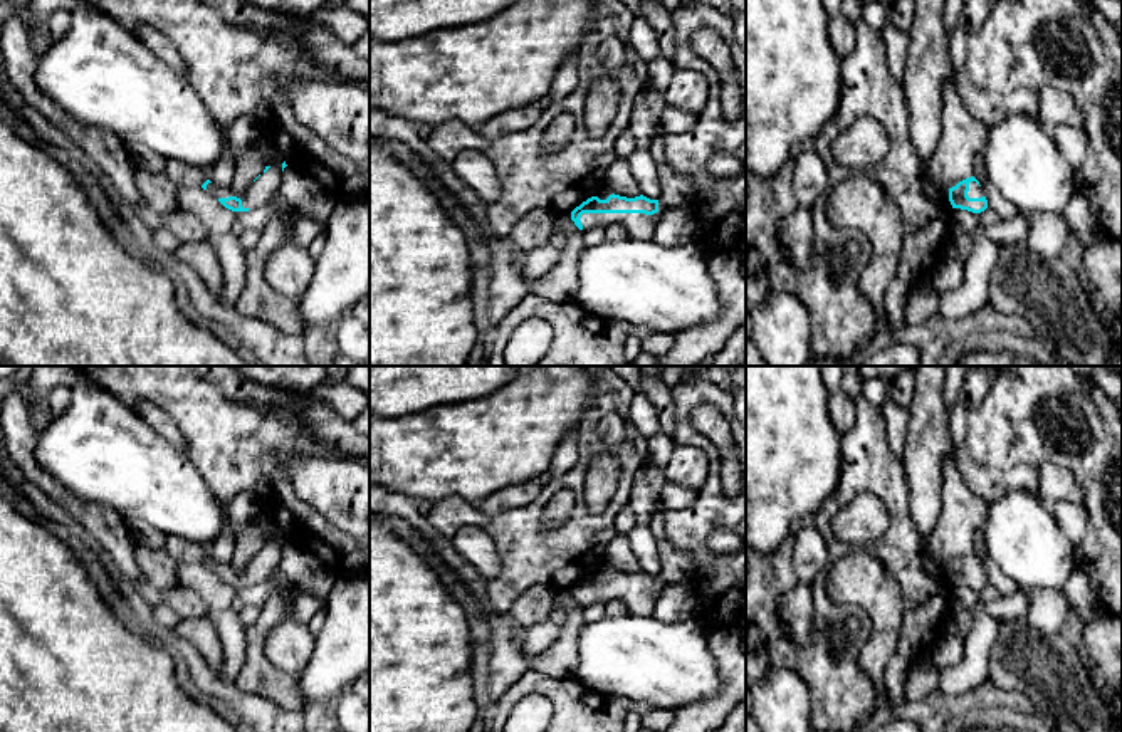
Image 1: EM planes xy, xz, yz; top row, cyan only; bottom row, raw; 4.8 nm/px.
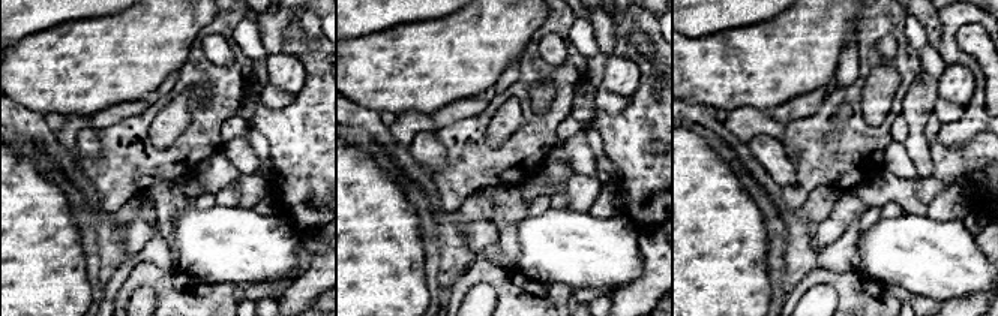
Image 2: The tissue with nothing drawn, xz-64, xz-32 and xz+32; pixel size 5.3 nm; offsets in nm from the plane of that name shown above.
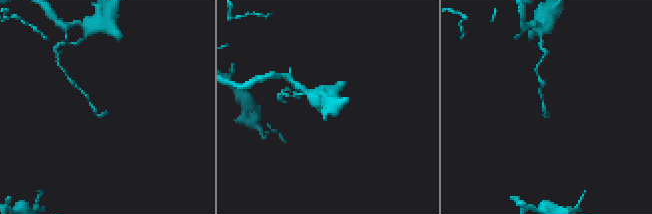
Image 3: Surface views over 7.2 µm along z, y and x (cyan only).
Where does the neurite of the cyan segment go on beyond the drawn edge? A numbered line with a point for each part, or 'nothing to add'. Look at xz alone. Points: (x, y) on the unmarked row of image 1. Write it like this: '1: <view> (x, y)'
1: xz (639, 601)

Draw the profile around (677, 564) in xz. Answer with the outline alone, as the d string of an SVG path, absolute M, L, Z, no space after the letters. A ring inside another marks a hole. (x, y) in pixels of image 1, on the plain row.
M668 539L658 544L658 556L662 559L660 578L668 584L684 583L690 578L694 569L694 557L679 547L675 547Z

